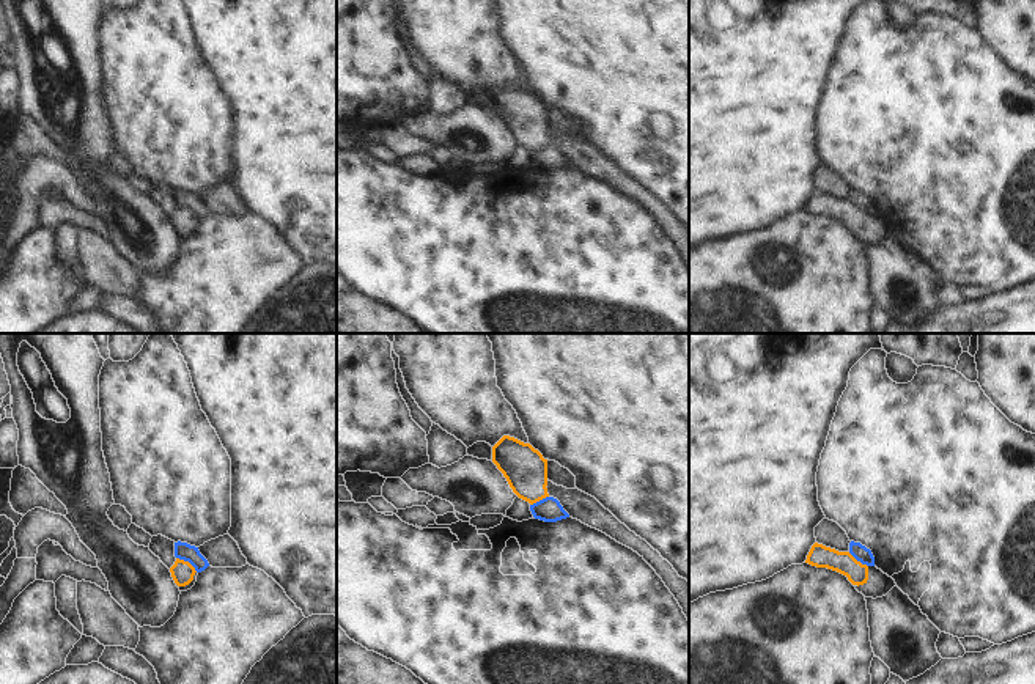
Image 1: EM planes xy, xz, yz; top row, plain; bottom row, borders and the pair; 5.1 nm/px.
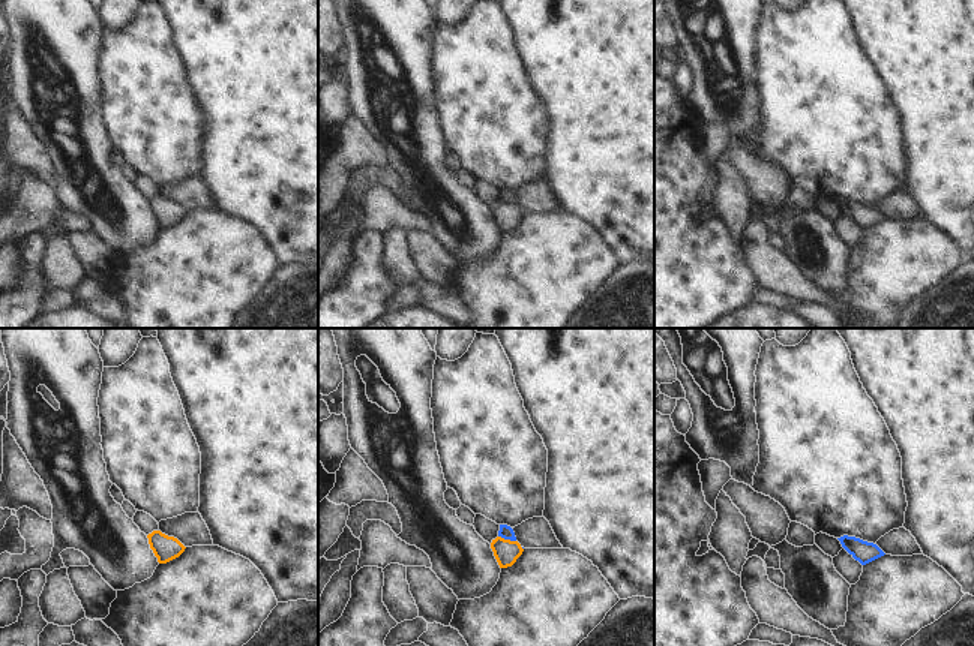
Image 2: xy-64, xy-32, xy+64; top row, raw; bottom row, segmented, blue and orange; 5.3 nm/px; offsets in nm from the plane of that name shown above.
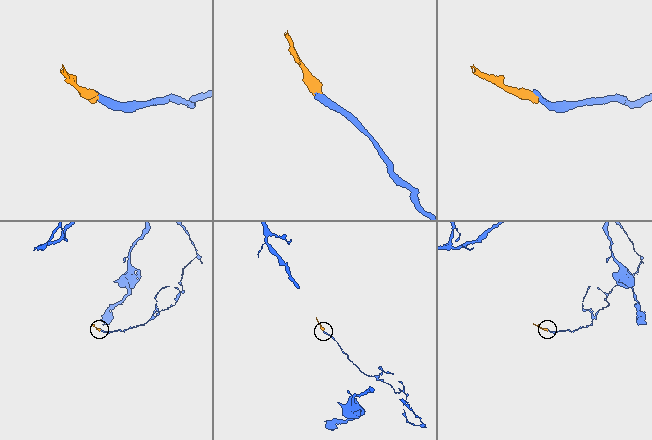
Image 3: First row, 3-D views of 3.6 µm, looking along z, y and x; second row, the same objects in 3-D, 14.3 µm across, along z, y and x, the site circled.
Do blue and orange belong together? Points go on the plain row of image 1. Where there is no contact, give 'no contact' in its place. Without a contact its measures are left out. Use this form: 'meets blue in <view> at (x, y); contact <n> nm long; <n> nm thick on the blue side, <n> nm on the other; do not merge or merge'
meets blue in xy at (187, 208); contact 130 nm long; 90 nm thick on the blue side, 120 nm on the other; do not merge

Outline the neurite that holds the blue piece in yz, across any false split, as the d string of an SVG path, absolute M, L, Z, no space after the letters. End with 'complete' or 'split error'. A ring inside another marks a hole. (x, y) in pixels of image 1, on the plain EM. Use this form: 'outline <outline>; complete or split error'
outline M849 190L849 201L860 209L862 212L867 214L875 214L875 204L871 201L870 197L867 197L865 193L862 193L860 190Z; complete

